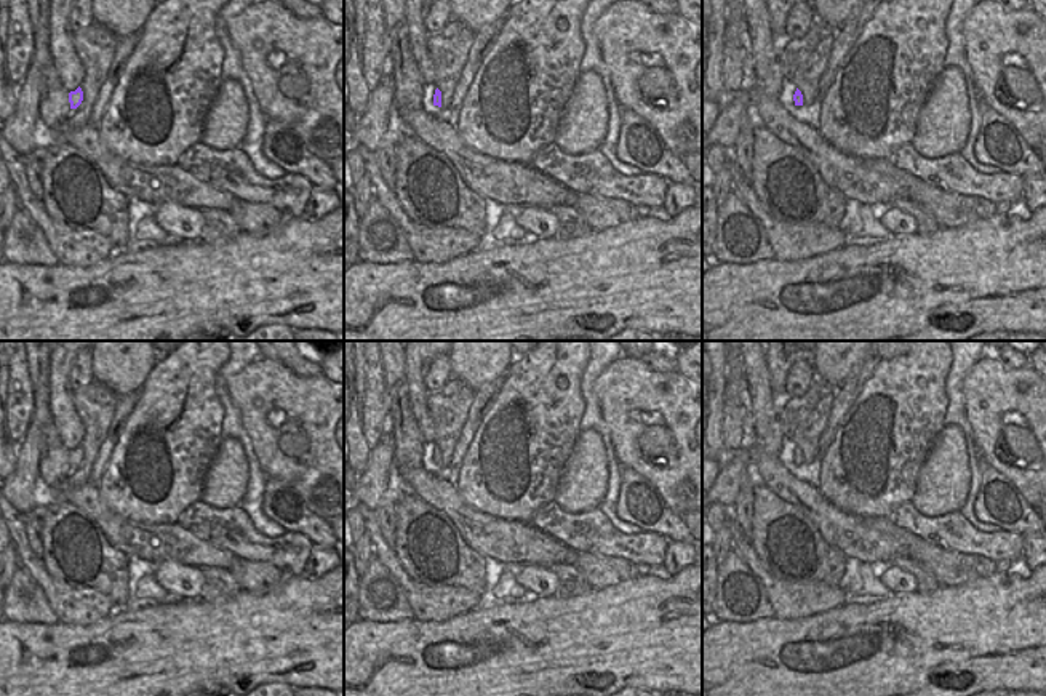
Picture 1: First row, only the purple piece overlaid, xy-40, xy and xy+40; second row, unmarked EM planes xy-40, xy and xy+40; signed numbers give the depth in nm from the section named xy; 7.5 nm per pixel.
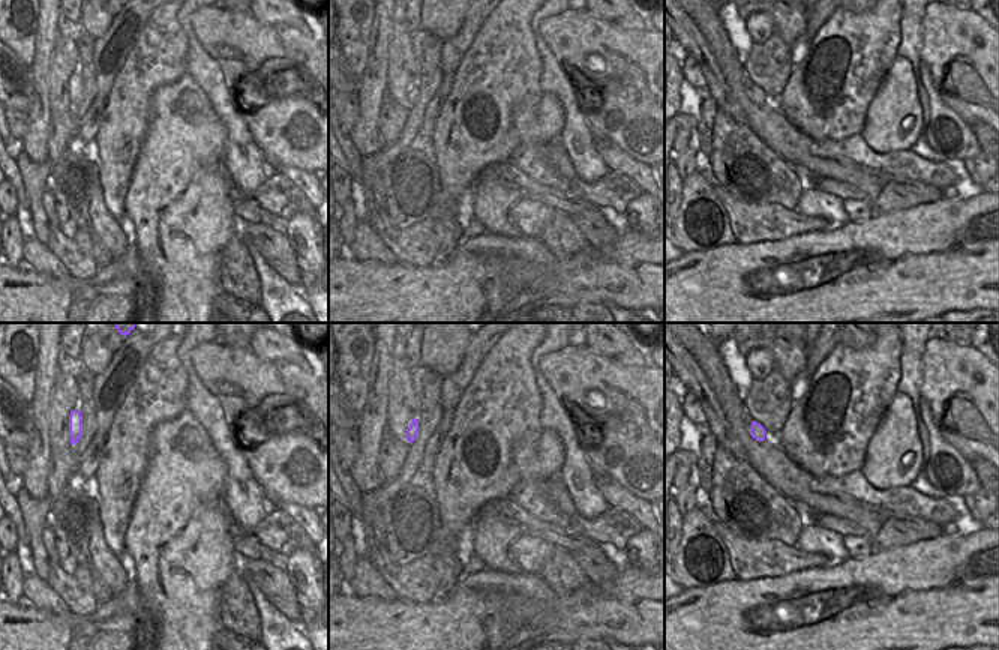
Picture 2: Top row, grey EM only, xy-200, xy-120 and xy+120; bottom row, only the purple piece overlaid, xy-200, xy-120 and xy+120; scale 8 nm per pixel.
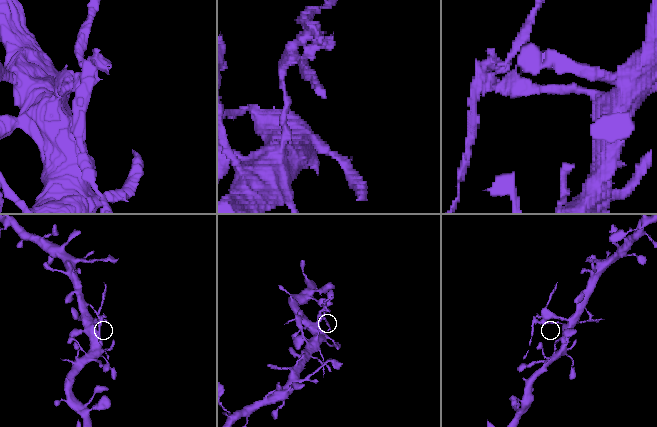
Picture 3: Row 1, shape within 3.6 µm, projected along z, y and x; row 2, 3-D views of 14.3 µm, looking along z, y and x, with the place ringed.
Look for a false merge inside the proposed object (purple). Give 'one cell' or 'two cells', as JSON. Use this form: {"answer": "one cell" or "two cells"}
{"answer": "two cells"}

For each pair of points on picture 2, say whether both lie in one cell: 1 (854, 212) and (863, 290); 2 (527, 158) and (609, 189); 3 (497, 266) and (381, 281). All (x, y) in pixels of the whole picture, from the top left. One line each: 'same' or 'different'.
1: different
2: same
3: same

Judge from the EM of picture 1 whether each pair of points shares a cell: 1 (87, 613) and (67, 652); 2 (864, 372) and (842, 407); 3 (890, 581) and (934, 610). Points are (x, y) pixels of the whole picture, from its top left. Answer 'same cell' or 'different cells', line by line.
1: different cells
2: same cell
3: different cells

